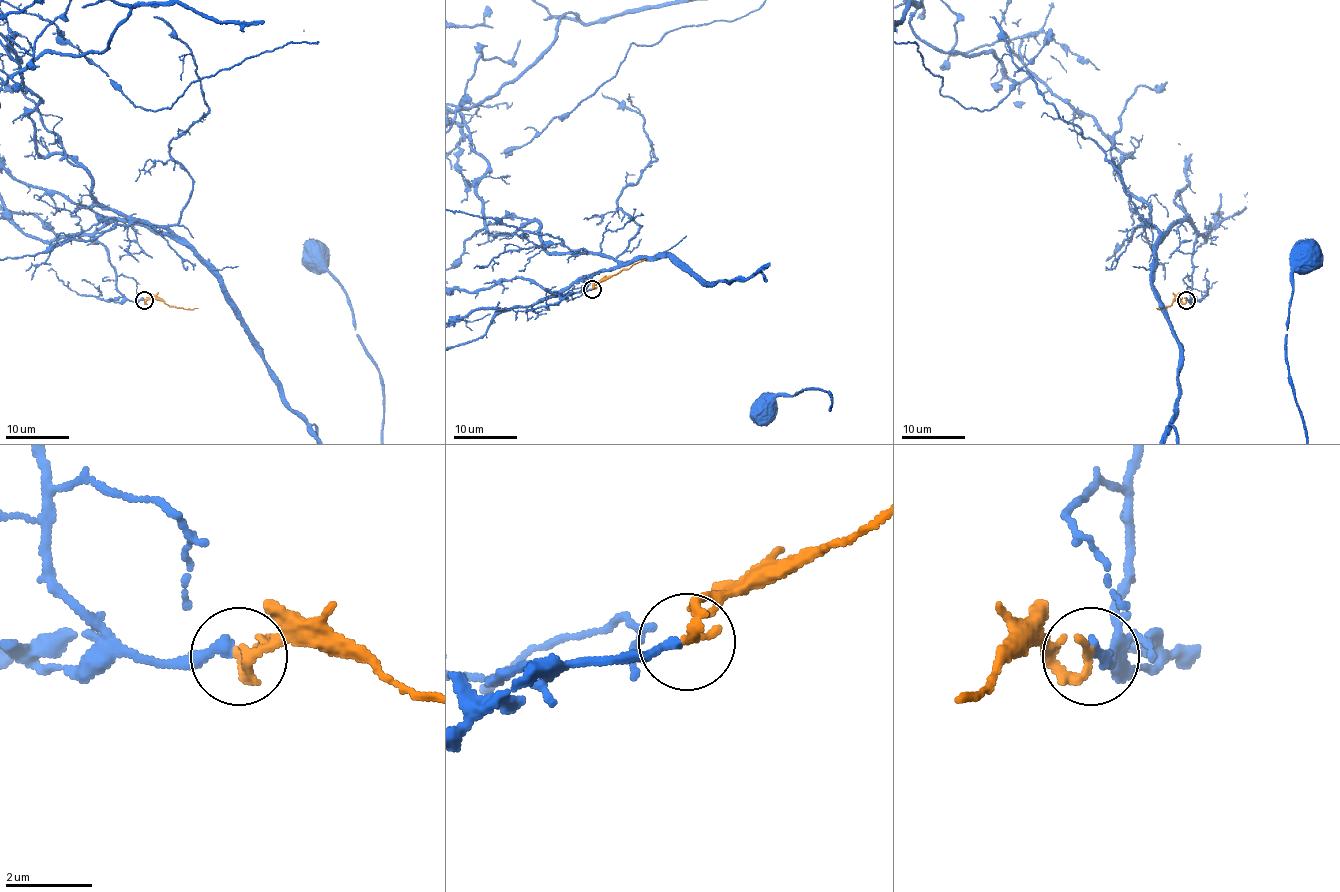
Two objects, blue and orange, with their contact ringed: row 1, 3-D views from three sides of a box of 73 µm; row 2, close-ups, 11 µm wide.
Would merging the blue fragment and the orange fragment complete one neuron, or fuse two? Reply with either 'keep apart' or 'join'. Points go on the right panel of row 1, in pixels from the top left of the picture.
join

